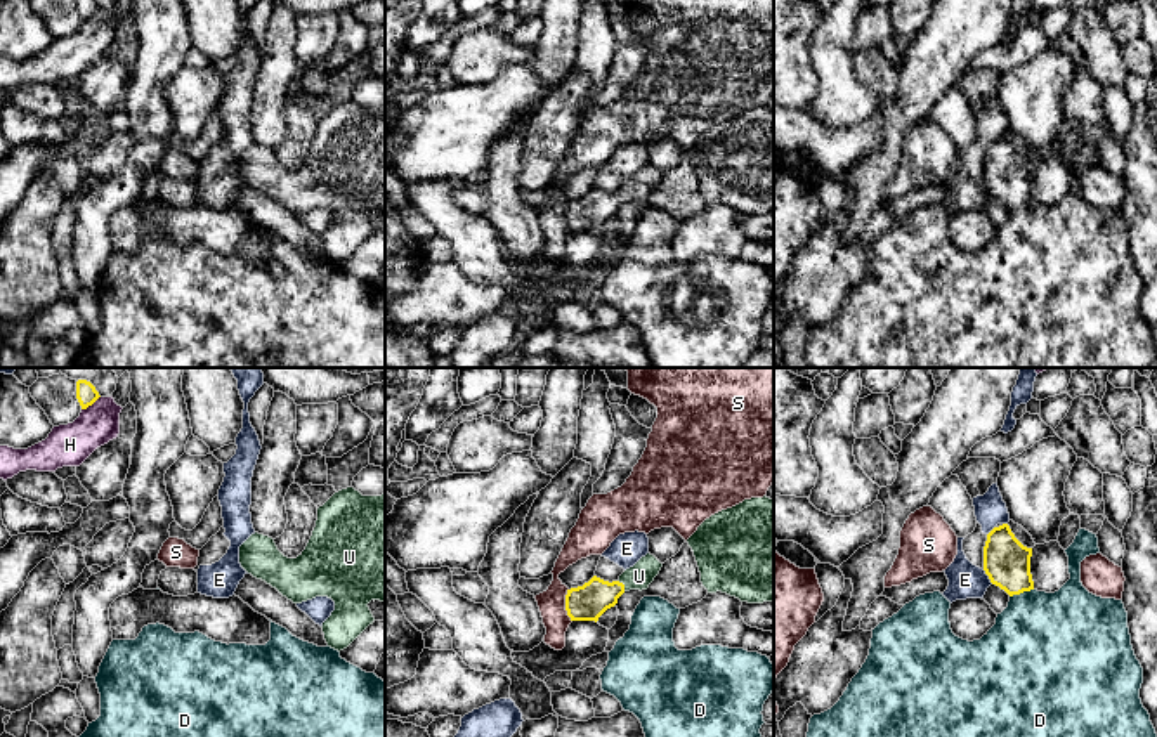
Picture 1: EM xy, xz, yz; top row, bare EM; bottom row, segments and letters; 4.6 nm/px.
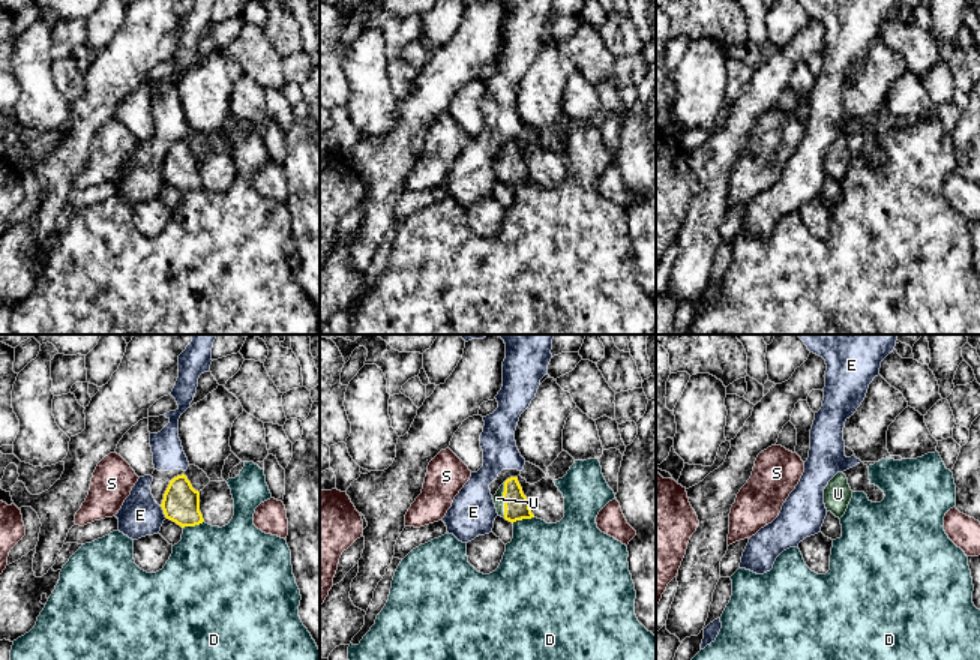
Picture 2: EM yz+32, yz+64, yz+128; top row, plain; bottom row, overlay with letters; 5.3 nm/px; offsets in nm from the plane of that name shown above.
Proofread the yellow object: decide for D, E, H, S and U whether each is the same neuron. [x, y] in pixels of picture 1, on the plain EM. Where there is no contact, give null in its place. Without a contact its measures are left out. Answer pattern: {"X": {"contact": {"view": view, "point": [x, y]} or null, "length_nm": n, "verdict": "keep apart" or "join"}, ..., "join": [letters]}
{"D": {"contact": {"view": "yz", "point": [1020, 203]}, "length_nm": 120, "verdict": "keep apart"}, "E": {"contact": {"view": "yz", "point": [987, 186]}, "length_nm": 90, "verdict": "keep apart"}, "H": {"contact": {"view": "xy", "point": [91, 16]}, "length_nm": 110, "verdict": "keep apart"}, "S": {"contact": {"view": "xz", "point": [566, 217]}, "length_nm": 160, "verdict": "keep apart"}, "U": {"contact": {"view": "xz", "point": [623, 196]}, "length_nm": 70, "verdict": "join"}, "join": ["U"]}

